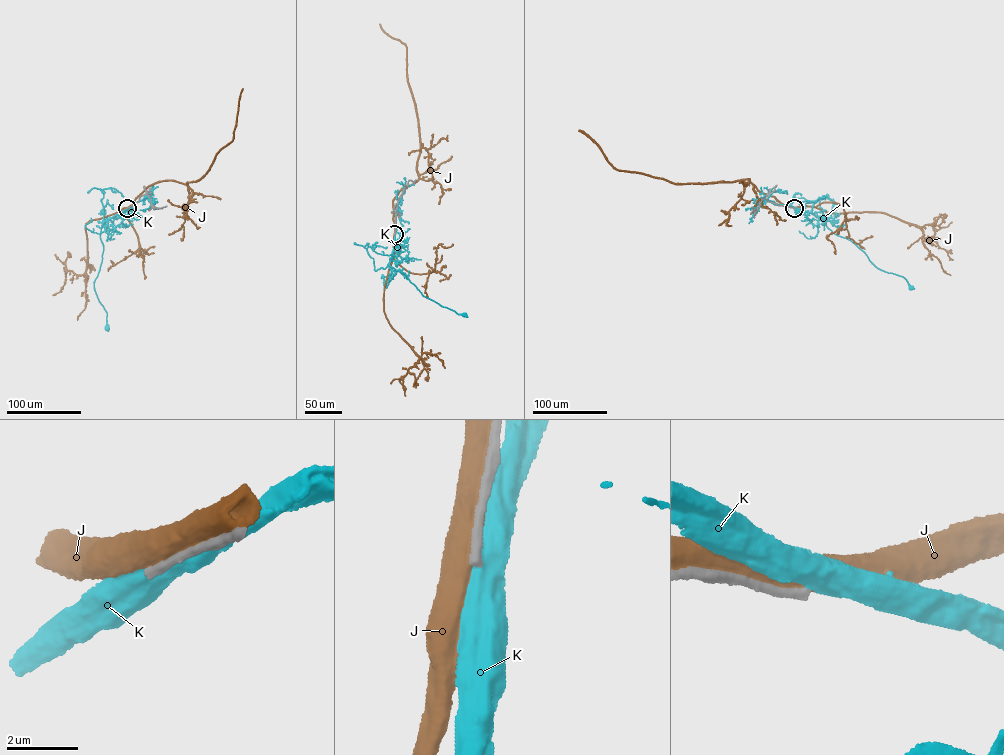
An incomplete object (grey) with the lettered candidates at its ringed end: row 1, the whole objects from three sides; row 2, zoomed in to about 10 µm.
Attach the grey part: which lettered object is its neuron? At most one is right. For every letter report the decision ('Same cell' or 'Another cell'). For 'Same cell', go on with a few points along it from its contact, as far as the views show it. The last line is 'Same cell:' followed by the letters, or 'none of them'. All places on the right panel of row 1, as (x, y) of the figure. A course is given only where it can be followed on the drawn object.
J: Another cell
K: Another cell
Same cell: none of them

